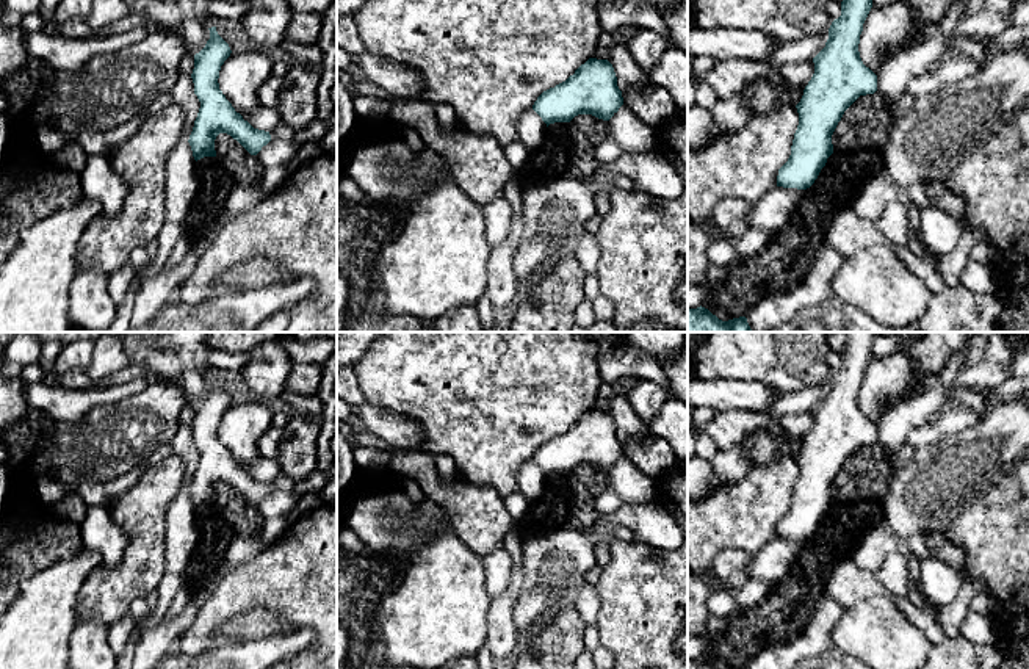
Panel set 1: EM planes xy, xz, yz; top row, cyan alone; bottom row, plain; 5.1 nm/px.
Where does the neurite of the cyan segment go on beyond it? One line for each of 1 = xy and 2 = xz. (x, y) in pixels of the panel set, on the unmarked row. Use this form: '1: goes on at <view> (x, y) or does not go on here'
1: does not go on here
2: does not go on here

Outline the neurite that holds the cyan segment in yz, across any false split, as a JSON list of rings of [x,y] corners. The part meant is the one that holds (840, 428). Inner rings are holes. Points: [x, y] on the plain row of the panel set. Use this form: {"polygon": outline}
{"polygon": [[[847,332],[847,346],[841,353],[841,367],[829,379],[825,398],[813,409],[814,425],[796,456],[799,476],[791,506],[778,520],[777,537],[807,541],[818,530],[833,504],[832,486],[844,462],[860,448],[877,442],[877,426],[863,415],[858,403],[863,374],[872,359],[872,343],[879,332]]]}

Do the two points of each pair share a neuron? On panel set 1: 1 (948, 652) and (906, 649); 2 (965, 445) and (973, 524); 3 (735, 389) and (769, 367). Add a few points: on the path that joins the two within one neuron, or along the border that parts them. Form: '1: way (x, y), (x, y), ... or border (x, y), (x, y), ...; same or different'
1: border (932, 646), (929, 652); different
2: border (1000, 480), (945, 528); different
3: border (710, 381), (754, 379), (780, 394); different

